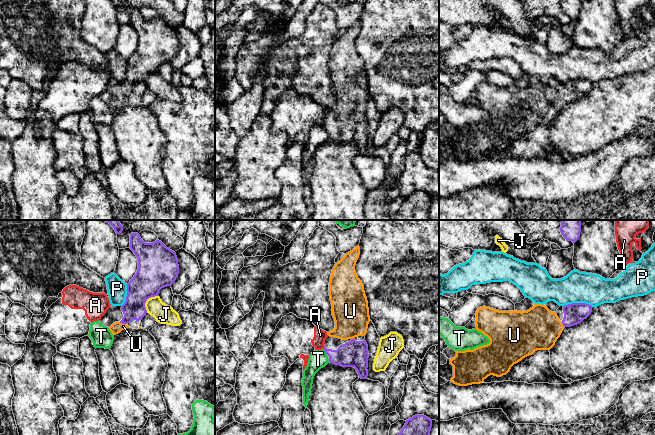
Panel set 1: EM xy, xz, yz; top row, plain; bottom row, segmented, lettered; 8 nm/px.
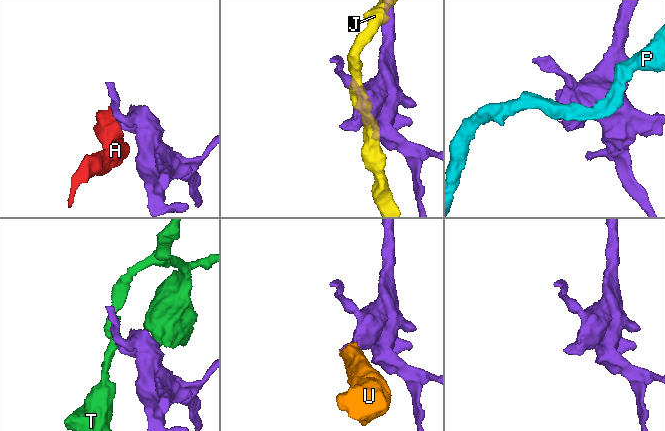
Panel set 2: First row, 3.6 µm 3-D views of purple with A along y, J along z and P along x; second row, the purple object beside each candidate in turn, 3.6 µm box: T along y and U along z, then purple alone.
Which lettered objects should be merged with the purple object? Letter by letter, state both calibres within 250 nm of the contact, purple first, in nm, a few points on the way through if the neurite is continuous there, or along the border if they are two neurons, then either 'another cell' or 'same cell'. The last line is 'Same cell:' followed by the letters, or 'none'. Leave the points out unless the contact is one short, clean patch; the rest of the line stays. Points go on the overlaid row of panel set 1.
A: calibres 220 and 100 nm; border xz (324, 345), (323, 348); another cell
J: calibres 300 and 160 nm; border xy (157, 295), (151, 296), (146, 301), (146, 312); another cell
P: calibres 170 and 260 nm; border yz (563, 305), (588, 303), (592, 307); another cell
T: calibres 220 and 150 nm; border xz (323, 349), (327, 354); another cell
U: calibres 180 and 90 nm; way xy (134, 308), (122, 323), (117, 327); same cell
Same cell: U

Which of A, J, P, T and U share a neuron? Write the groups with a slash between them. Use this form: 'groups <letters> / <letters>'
groups A / J / P / T / U

